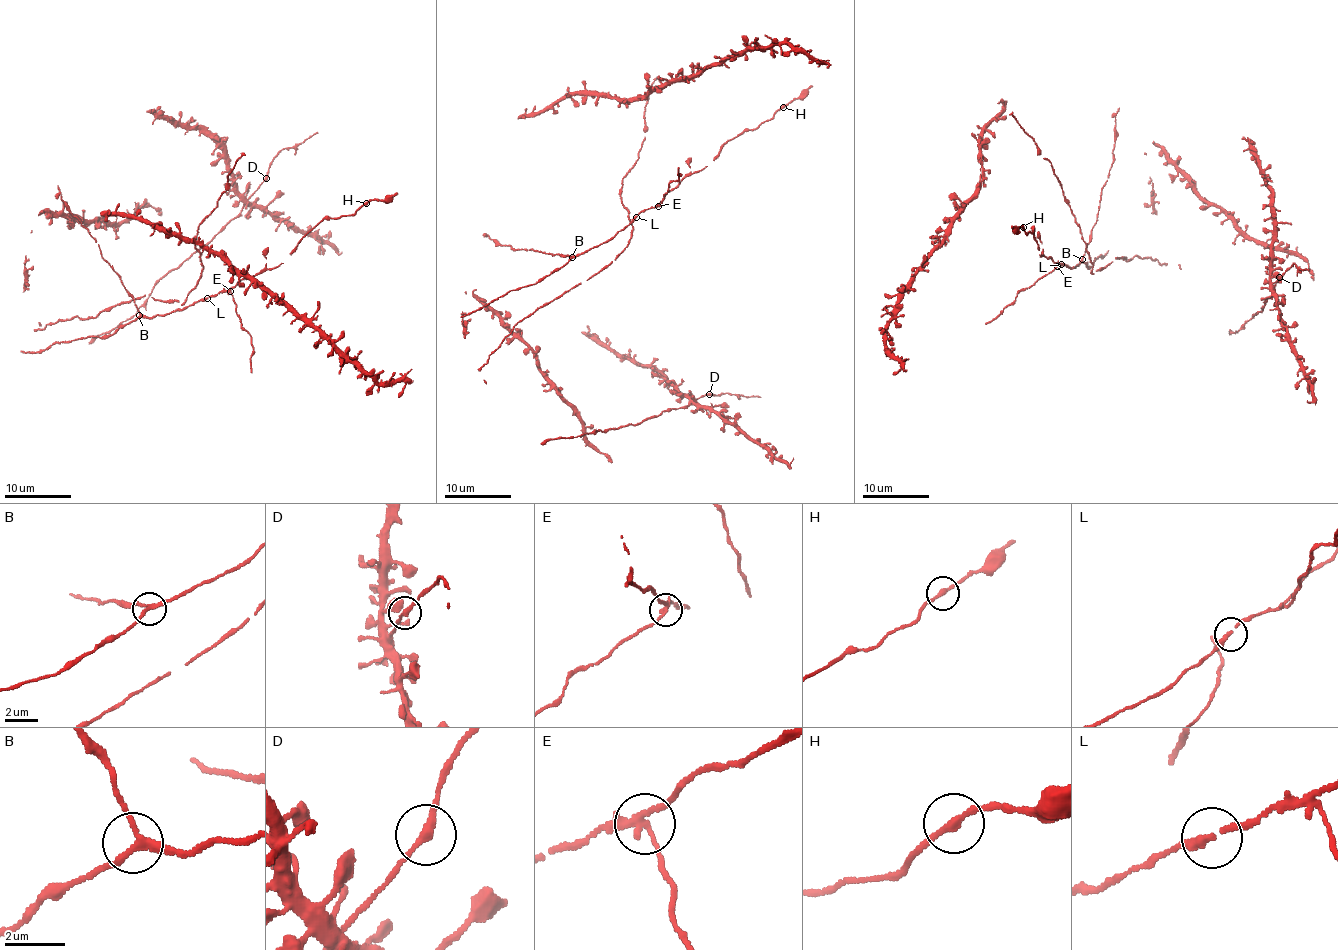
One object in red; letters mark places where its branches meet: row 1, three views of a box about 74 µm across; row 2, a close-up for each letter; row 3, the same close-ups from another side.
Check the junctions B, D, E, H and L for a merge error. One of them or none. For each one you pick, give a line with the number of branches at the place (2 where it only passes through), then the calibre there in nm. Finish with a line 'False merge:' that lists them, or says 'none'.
E: 3 branches meet; 190 nm thick
False merge: E

